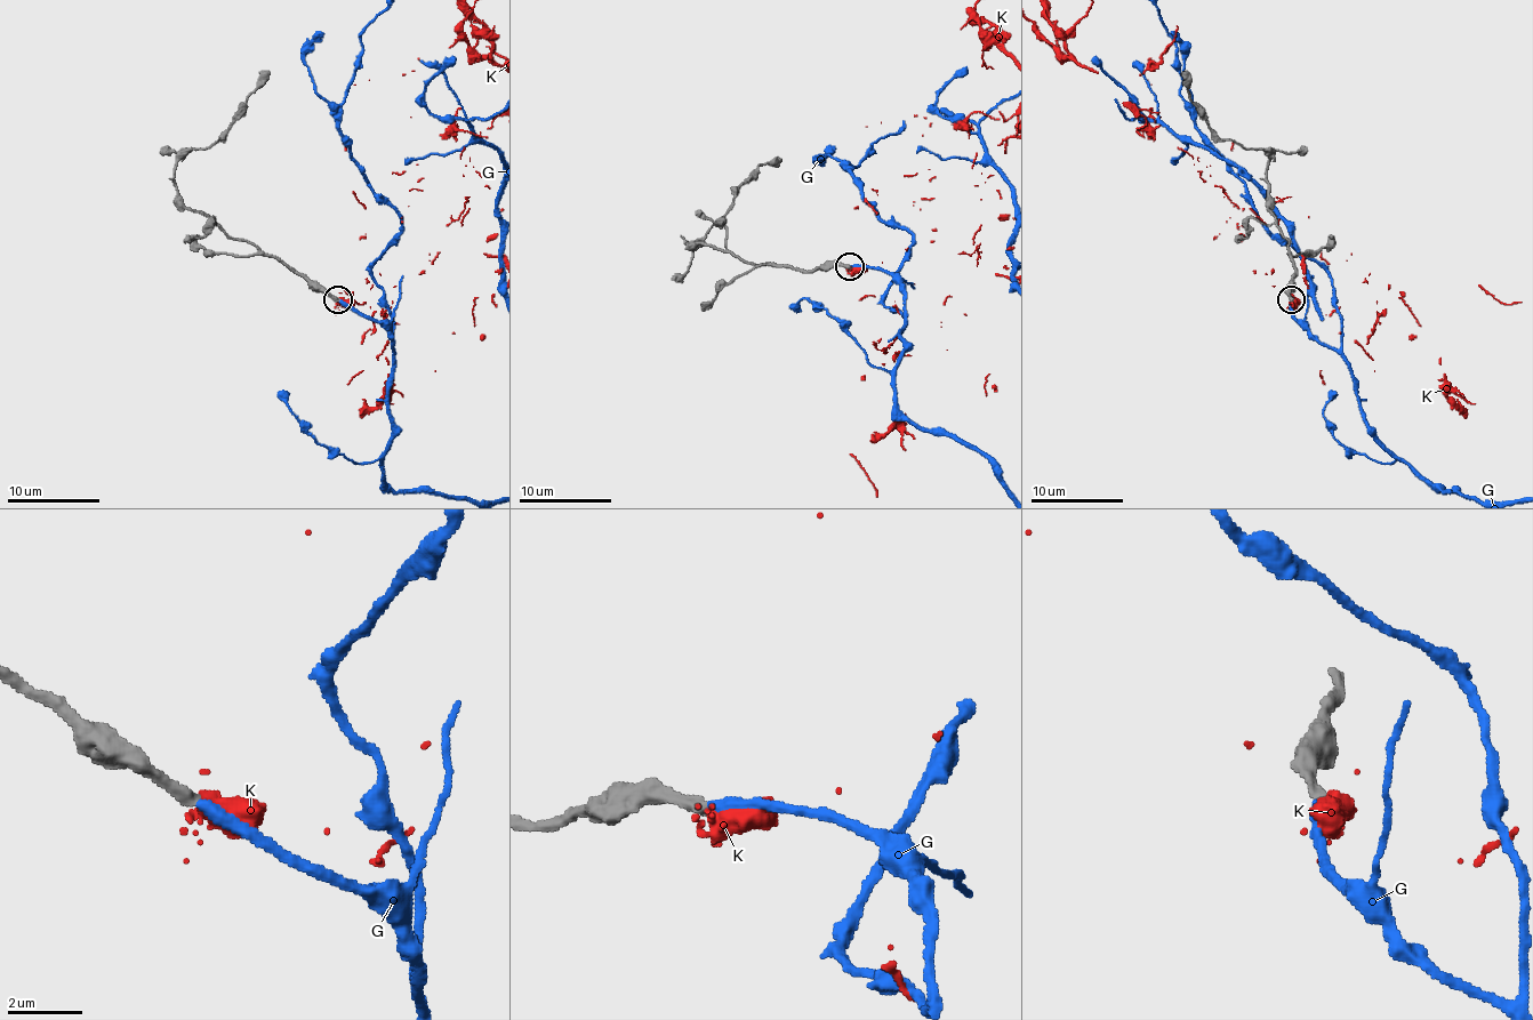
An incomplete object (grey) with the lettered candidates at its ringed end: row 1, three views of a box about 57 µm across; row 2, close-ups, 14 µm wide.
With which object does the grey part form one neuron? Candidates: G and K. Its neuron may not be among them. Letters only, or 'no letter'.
G

